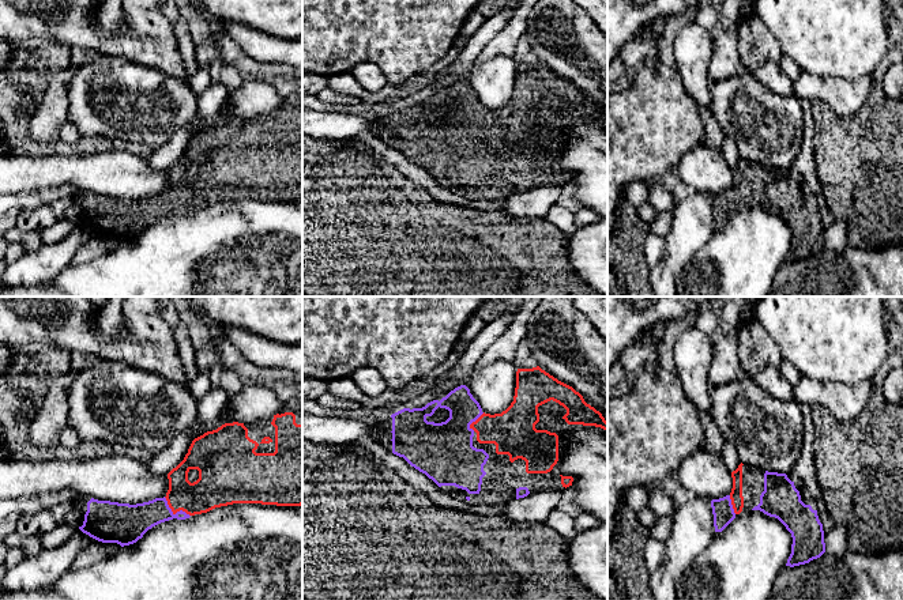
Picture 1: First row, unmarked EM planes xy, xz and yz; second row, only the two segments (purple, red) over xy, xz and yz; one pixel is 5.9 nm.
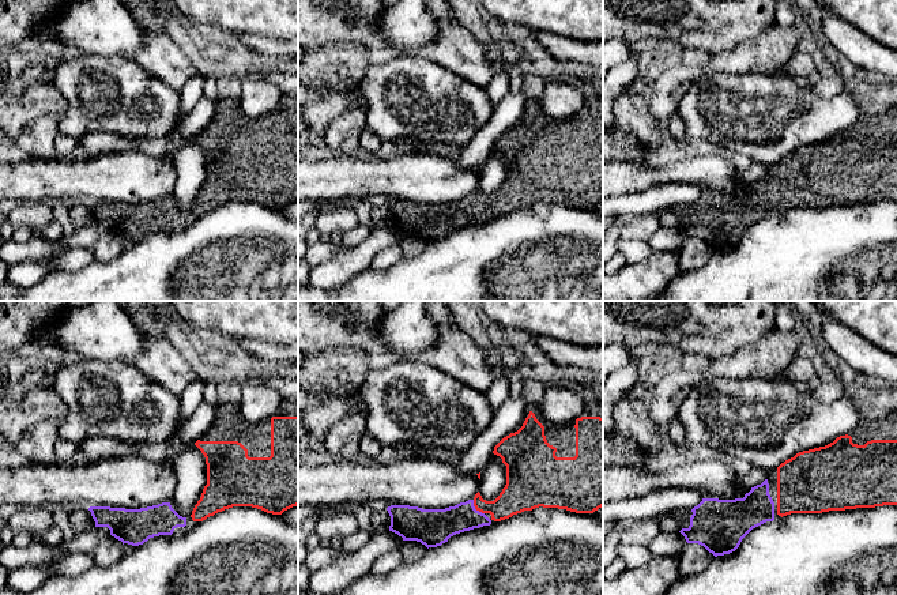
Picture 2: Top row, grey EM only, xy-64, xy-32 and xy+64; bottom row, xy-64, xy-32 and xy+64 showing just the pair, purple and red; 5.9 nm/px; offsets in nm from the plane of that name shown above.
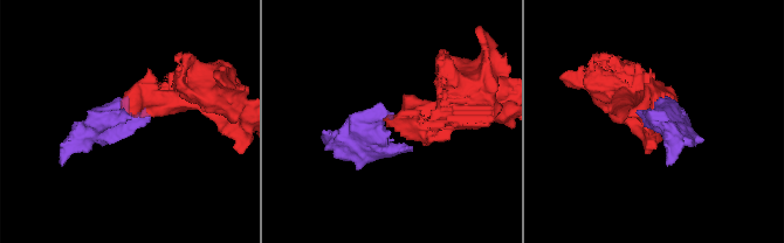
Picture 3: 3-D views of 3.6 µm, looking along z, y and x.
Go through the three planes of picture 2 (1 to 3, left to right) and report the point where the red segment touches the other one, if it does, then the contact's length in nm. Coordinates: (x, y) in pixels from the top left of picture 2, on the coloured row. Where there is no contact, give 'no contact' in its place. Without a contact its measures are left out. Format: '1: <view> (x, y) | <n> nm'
1: no contact
2: xy-32 (474, 508) | 110 nm
3: no contact

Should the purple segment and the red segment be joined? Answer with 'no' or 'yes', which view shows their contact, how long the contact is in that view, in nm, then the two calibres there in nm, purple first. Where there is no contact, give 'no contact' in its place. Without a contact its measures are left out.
yes | xy | 200 nm | 190/220 nm

